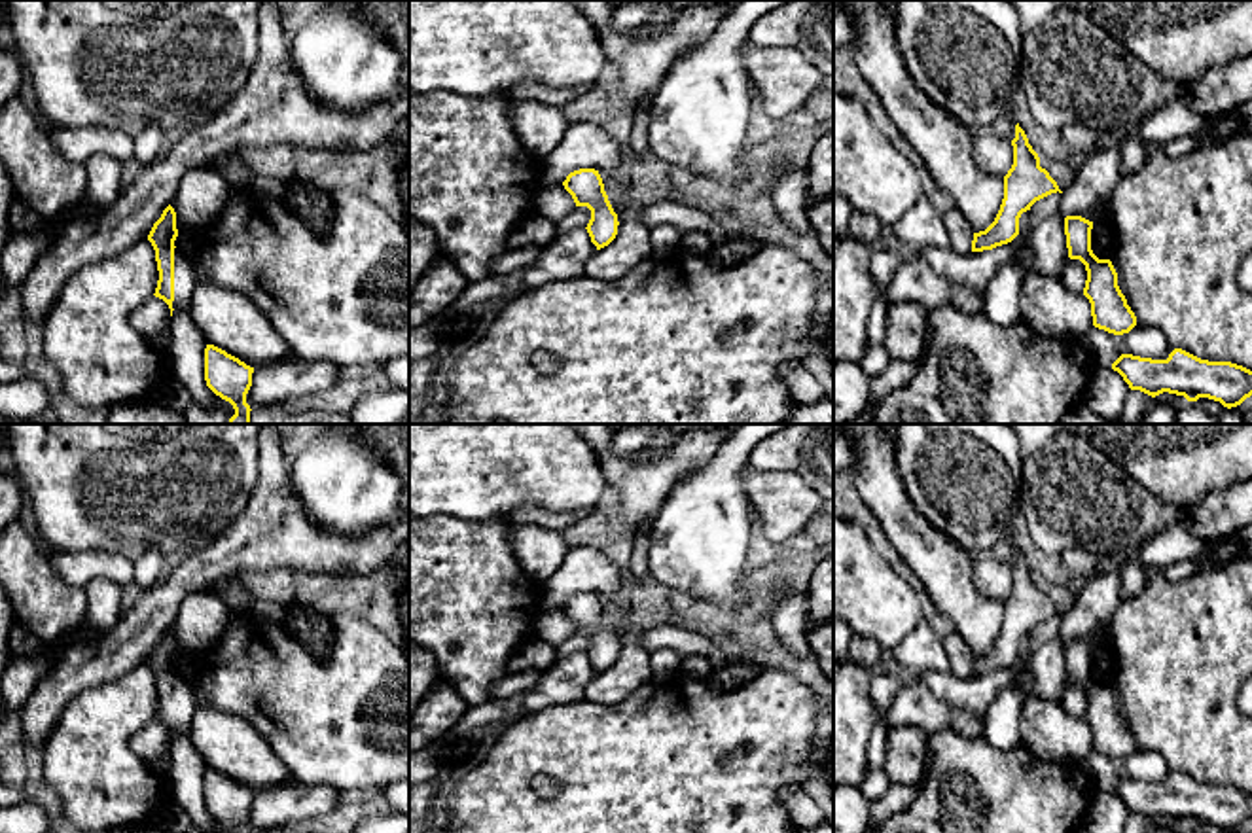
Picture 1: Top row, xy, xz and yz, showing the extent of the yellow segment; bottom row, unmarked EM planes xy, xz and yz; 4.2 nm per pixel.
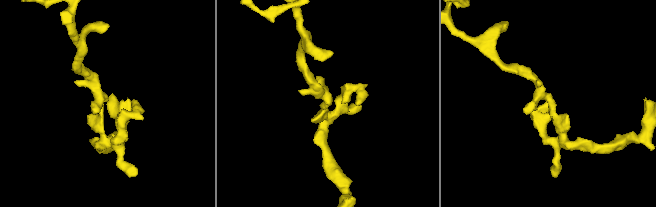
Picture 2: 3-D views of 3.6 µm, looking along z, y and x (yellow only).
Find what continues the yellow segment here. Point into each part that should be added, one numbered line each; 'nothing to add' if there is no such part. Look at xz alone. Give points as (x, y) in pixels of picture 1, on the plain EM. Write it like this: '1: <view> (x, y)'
nothing to add

